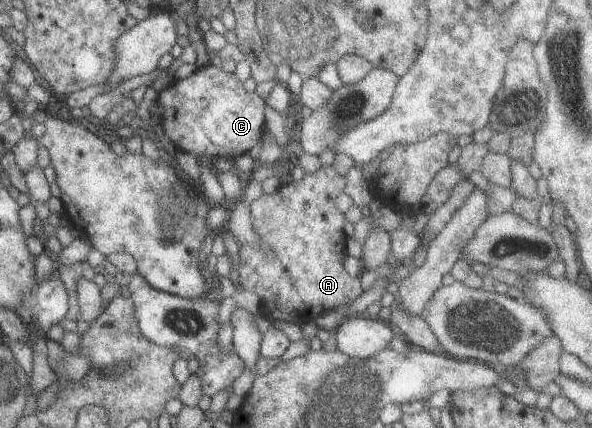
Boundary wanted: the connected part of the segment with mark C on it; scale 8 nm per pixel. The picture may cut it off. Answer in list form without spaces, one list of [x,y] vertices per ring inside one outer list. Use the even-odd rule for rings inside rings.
[[[220,67],[196,68],[189,76],[174,81],[157,94],[156,101],[163,112],[158,122],[165,136],[176,149],[191,155],[227,156],[237,158],[250,150],[262,138],[266,104],[255,92],[246,92],[233,73],[223,72]]]

